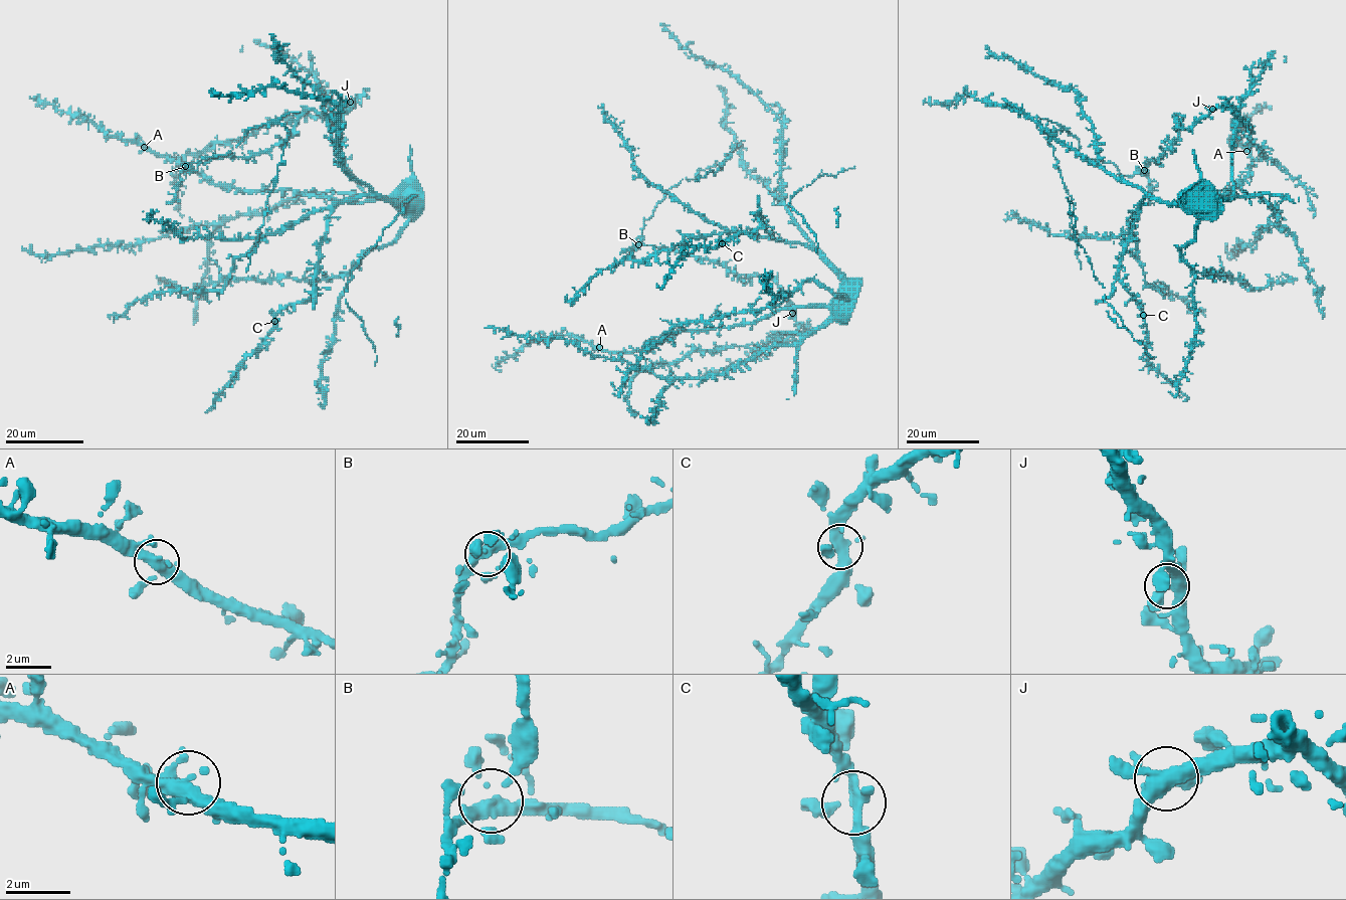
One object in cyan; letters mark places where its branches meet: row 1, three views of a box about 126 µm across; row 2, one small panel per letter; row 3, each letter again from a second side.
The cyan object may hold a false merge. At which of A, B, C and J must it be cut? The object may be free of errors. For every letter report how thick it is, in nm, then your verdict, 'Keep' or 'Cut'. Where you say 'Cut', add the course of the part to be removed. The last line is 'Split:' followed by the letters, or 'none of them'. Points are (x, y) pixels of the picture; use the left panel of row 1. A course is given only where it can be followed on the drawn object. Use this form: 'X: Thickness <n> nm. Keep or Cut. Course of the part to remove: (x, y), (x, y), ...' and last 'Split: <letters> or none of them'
A: Thickness 360 nm. Keep
B: Thickness 340 nm. Cut. Course of the part to remove: (185, 166), (190, 174), (202, 159), (227, 154), (251, 127), (271, 121), (285, 125), (276, 183), (245, 272)
C: Thickness 320 nm. Keep
J: Thickness 400 nm. Keep
Split: B

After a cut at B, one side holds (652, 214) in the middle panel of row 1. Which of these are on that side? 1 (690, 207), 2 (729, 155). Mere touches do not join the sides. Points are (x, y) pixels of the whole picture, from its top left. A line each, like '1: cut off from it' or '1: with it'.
1: cut off from it
2: with it

